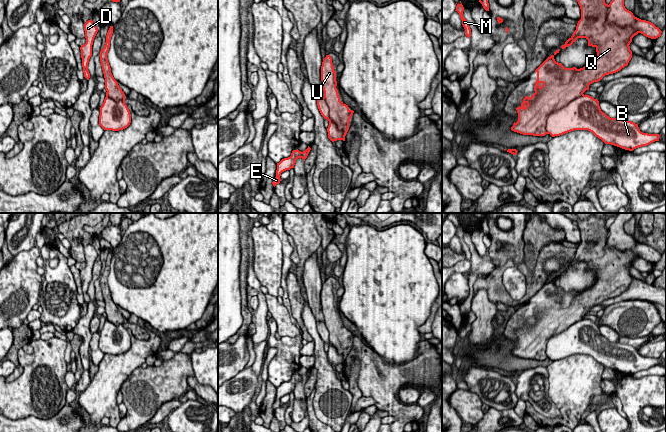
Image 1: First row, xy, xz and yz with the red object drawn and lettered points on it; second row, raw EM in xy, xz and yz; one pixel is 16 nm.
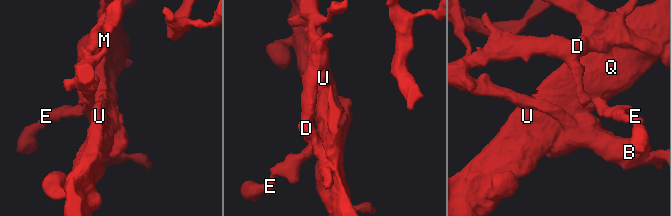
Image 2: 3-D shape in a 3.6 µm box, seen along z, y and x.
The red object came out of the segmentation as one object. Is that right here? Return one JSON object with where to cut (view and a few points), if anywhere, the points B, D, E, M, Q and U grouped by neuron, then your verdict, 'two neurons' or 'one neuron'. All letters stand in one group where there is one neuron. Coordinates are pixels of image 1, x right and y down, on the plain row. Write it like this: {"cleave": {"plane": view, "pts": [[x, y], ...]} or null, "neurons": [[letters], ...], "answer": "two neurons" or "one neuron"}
{"cleave": {"plane": "yz", "pts": [[608, 229], [606, 247], [631, 250], [639, 256]]}, "neurons": [["B", "D", "E", "M"], ["Q", "U"]], "answer": "two neurons"}

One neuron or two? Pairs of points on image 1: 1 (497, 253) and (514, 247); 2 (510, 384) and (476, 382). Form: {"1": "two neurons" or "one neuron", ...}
{"1": "one neuron", "2": "one neuron"}

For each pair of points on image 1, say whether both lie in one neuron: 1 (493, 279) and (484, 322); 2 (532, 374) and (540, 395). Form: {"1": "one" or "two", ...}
{"1": "two", "2": "one"}

